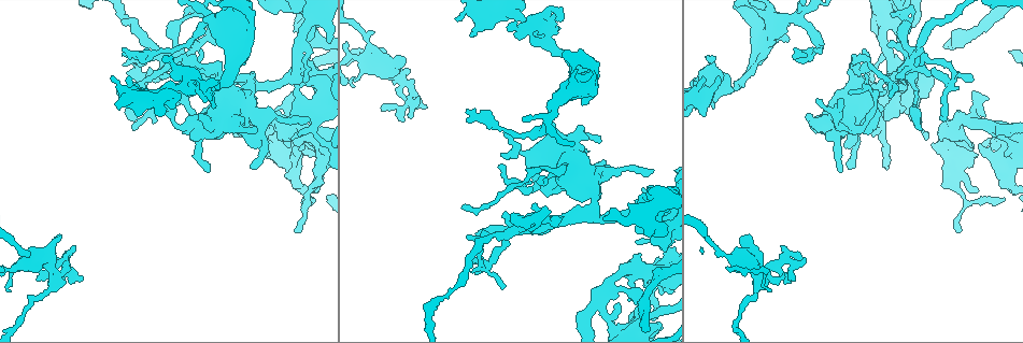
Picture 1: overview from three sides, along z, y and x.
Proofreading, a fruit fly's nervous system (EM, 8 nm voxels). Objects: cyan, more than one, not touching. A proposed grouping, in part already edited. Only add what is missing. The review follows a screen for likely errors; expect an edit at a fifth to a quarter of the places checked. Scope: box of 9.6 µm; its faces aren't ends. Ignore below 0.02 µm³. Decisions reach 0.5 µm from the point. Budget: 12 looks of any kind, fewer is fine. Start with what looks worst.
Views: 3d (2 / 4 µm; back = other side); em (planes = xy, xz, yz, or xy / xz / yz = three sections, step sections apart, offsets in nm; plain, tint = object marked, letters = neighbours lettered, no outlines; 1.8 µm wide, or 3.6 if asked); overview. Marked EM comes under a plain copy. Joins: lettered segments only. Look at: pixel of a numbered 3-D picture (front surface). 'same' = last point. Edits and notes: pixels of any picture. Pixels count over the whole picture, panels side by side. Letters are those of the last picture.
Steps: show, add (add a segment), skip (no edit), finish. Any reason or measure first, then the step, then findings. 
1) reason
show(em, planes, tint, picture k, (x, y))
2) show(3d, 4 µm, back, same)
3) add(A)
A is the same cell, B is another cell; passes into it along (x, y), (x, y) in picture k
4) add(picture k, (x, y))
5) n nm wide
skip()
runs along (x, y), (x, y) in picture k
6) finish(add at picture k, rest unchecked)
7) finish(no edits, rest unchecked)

long arm stops here
show(em, planes, letters, picture 1, (466, 113))

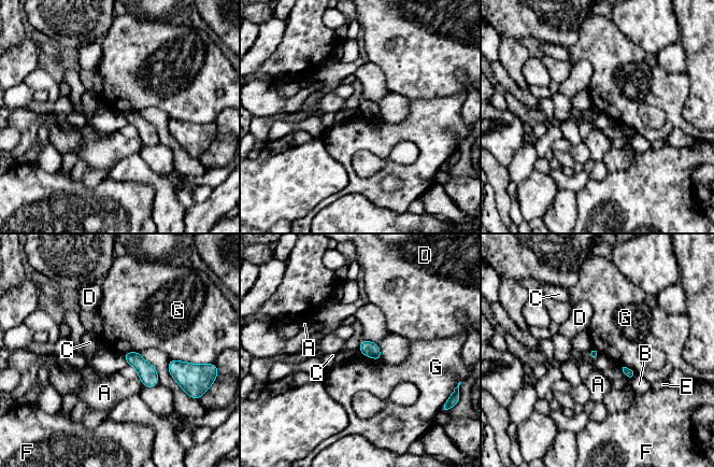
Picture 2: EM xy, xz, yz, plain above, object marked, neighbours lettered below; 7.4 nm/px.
skip()
A, B, C, D, E, F and G are other cells; border along (170, 358), (194, 364) in picture 2; none of them fits

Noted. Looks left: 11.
free end
show(3d, 2 µm, back, picture 1, (923, 63))

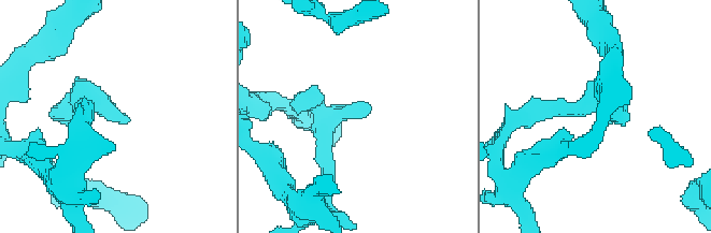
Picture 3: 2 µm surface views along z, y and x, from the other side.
now the EM
show(em, planes, letters, picture 3, (365, 109))

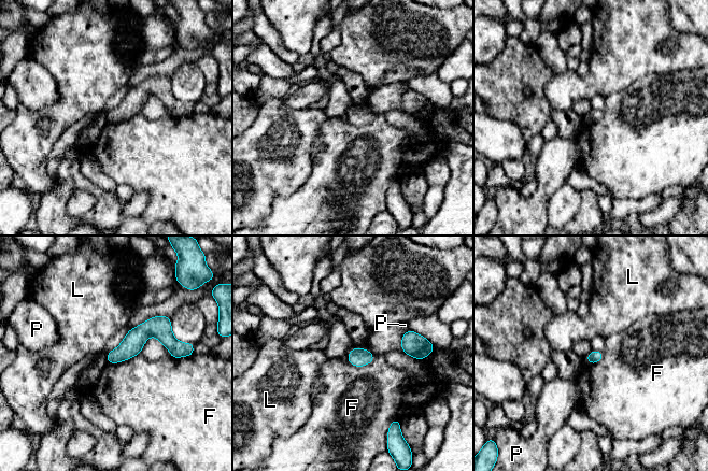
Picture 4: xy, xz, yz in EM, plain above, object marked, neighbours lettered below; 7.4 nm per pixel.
90 nm wide
skip()
F, L and P are other cells; none of them fits

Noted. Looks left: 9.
abrupt turn
show(em, xz, step 8, tint, picture 1, (294, 72))

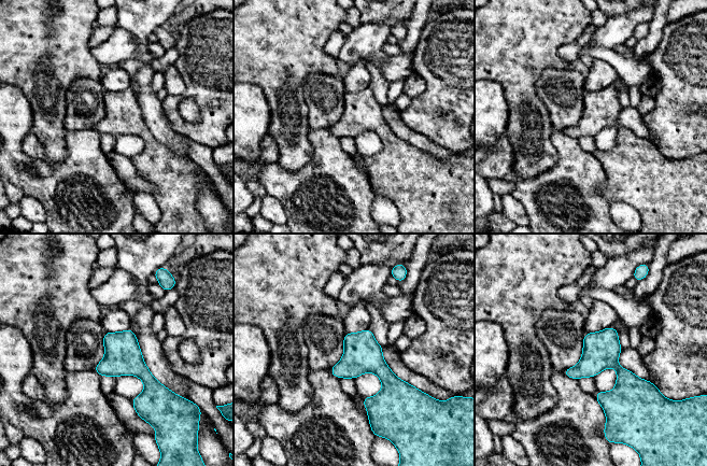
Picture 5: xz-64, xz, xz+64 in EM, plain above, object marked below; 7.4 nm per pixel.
see the neighbours
show(em, xz, step 8, letters, same)

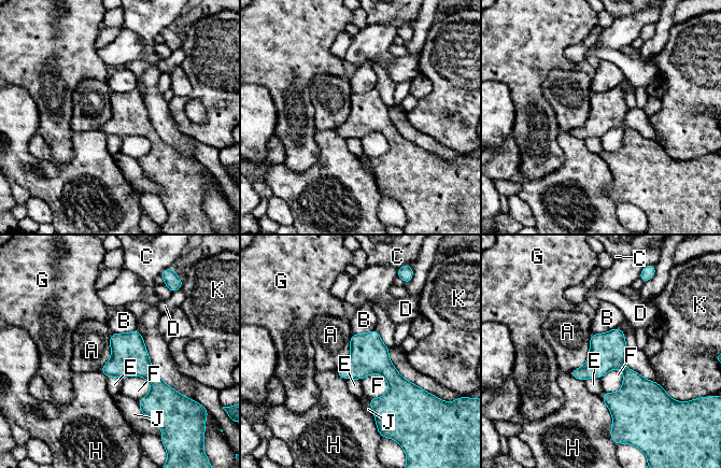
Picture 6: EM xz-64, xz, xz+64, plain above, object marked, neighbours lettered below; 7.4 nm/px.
skip()
A, B, C, D, E, F, G, H, J and K are other cells; no lettered segment goes on from it

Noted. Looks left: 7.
show(em, planes, letters, picture 1, (161, 60))

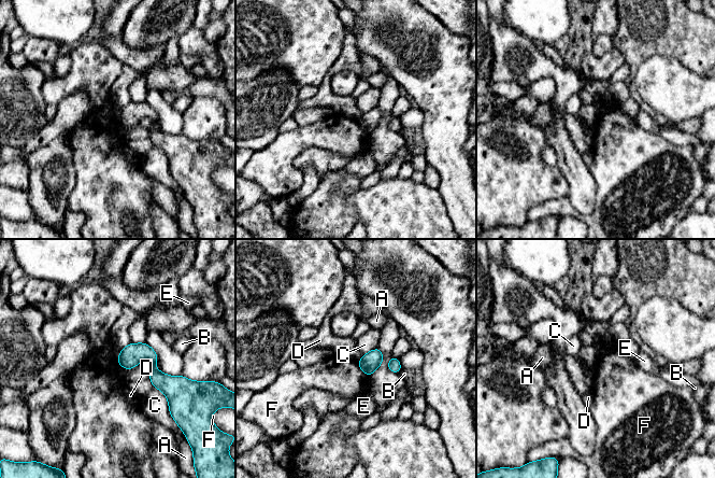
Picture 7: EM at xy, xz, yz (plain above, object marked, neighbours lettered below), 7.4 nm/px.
150 nm wide
skip()
A, B, C, D, E and F are other cells; border along (356, 361), (359, 368), (368, 377) in picture 7; none of them fits

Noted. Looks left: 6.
calibre changes
show(3d, 4 µm, picture 1, (580, 131))

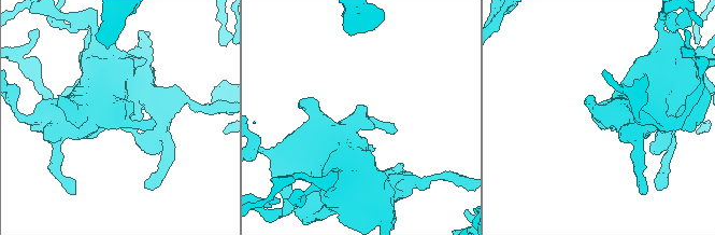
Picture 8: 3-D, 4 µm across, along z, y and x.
show(em, 3.6 µm, planes, letters, picture 8, (362, 121))

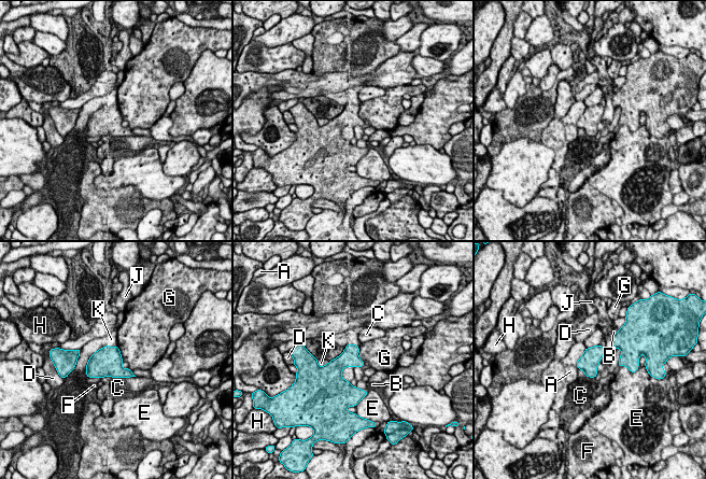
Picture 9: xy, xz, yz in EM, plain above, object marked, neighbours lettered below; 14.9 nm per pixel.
skip()
A, B, C, D, E, F, G, H, J and K are other cells; border along (116, 346), (123, 361) in picture 9; none of them fits

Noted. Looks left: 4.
finish(no edits, rest unchecked)

